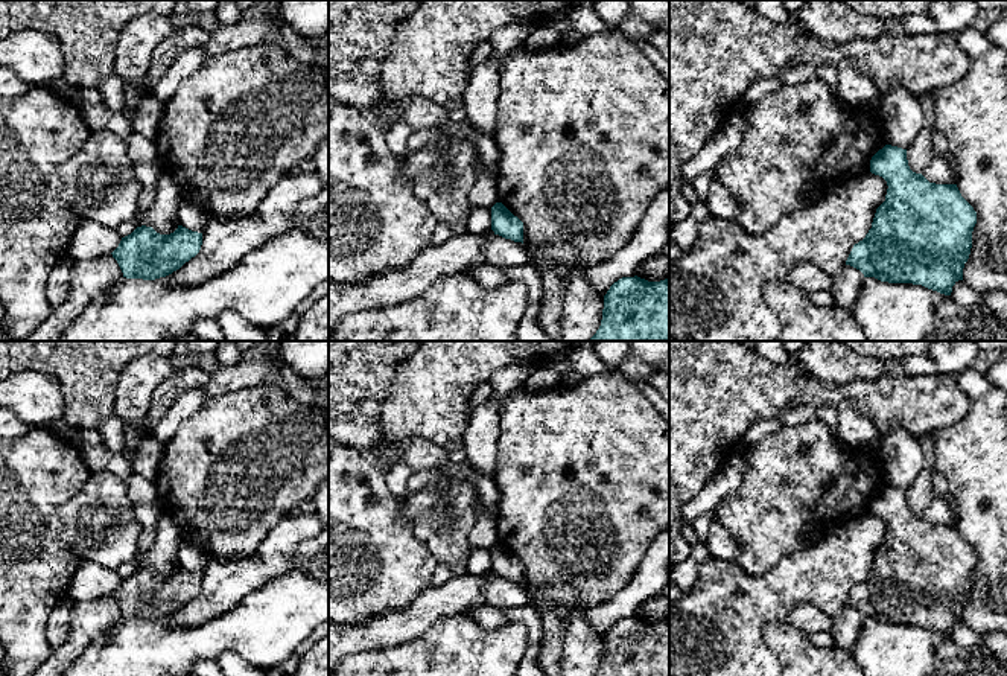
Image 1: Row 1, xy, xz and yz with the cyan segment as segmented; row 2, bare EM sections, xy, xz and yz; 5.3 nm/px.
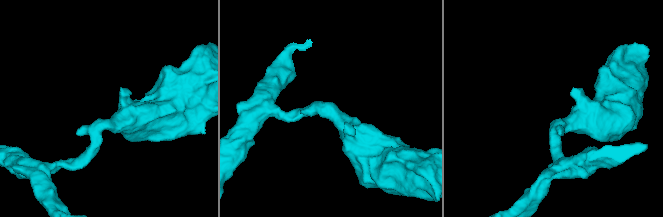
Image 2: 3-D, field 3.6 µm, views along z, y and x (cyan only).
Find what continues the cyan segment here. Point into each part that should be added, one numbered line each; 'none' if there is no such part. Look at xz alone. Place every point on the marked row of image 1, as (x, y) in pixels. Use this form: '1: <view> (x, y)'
none

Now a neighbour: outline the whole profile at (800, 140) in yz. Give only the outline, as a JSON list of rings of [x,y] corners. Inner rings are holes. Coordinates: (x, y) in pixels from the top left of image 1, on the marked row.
[[[818,78],[800,85],[783,84],[744,108],[744,117],[748,123],[745,139],[718,163],[716,175],[739,206],[736,222],[750,234],[764,234],[783,213],[812,206],[829,187],[861,178],[870,172],[872,157],[887,145],[882,122],[869,114],[867,105],[847,104]]]

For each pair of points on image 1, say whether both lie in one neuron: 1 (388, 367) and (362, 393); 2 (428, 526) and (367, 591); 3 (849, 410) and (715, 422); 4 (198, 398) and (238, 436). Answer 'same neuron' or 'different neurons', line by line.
1: same neuron
2: different neurons
3: different neurons
4: different neurons

